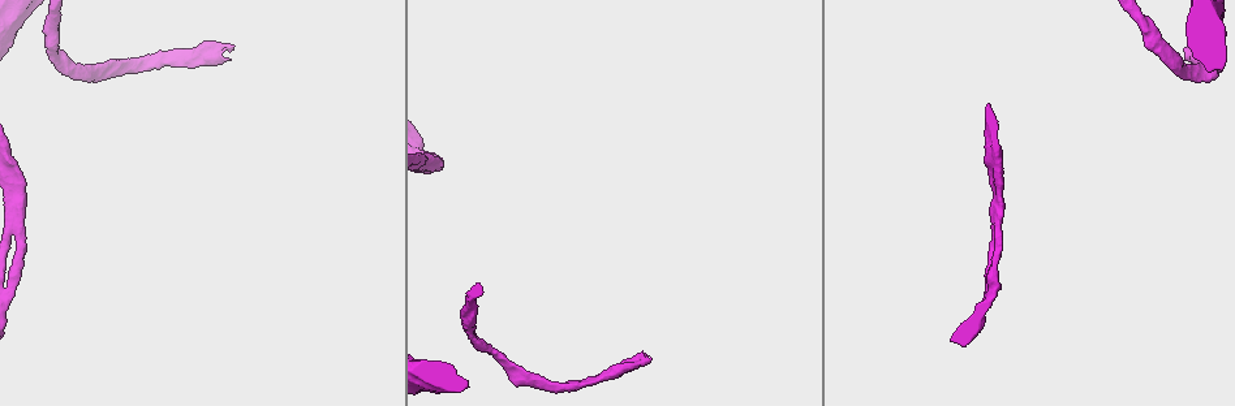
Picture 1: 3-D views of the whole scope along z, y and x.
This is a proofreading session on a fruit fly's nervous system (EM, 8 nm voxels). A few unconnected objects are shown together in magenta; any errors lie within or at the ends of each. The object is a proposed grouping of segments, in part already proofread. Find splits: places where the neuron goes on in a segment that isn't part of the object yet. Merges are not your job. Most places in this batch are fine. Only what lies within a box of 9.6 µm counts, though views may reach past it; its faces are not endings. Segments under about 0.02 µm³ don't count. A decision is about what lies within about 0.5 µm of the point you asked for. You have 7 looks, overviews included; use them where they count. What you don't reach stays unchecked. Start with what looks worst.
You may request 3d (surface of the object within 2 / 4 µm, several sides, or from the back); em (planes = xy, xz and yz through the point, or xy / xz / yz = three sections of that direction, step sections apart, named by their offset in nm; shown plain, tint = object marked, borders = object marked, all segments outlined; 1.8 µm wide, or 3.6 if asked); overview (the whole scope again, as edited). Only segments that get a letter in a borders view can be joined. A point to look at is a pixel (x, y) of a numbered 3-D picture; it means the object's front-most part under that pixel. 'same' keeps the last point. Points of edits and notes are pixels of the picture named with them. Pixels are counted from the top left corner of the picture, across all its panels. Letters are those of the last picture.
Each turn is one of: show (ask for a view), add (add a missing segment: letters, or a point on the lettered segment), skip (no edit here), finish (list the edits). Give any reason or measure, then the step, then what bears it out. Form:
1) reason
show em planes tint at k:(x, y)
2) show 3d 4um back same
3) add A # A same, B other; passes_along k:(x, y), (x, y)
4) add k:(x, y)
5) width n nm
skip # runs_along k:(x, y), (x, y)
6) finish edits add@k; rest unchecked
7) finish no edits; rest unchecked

end of a long branch
show 3d 2um at 1:(230, 44)

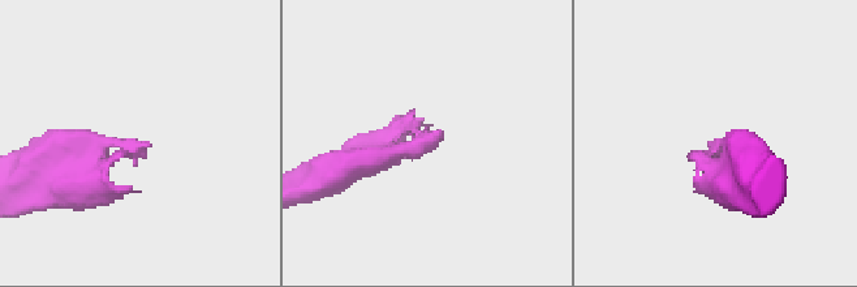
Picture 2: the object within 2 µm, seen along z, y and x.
shape alone is not enough
show em planes borders at 2:(145, 141)

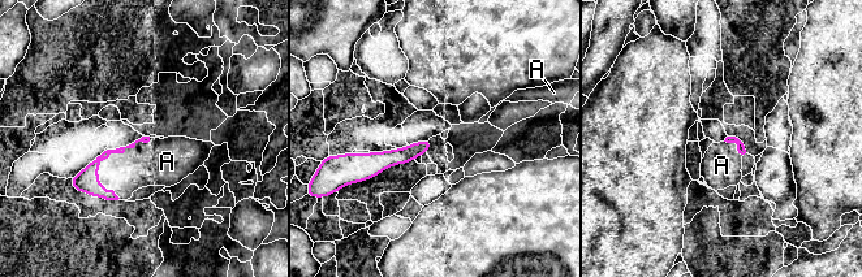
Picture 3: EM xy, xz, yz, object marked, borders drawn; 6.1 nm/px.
longest_contact A 420 nm
add A # A same; passes_along 3:(87, 180), (116, 152), (155, 163); the neuron continues

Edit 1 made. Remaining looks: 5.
three-way junction
show em planes borders at 1:(989, 290)

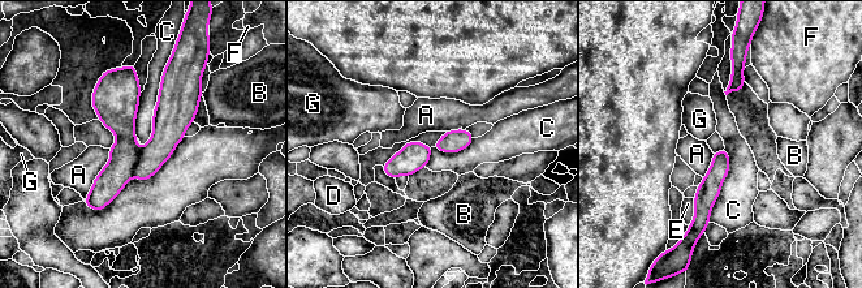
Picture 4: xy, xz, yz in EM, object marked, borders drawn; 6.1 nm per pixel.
skip # A other, B other, C other, D other, E other, F other, G other; runs_along 4:(126, 69), (124, 164), (97, 207); none of them fits

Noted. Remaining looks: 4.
show 3d 2um back at 1:(19, 179)

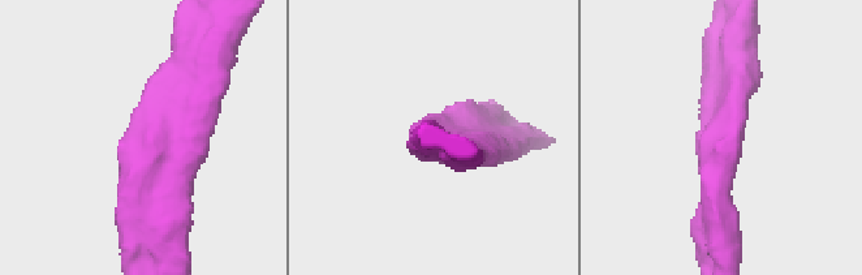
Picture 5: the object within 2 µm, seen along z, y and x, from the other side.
shape alone is not enough
show em xy step 16 borders at 5:(428, 115)

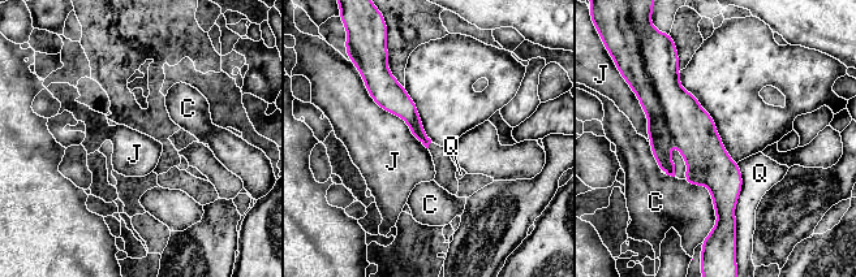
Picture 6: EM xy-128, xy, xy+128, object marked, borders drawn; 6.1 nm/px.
show em planes borders same

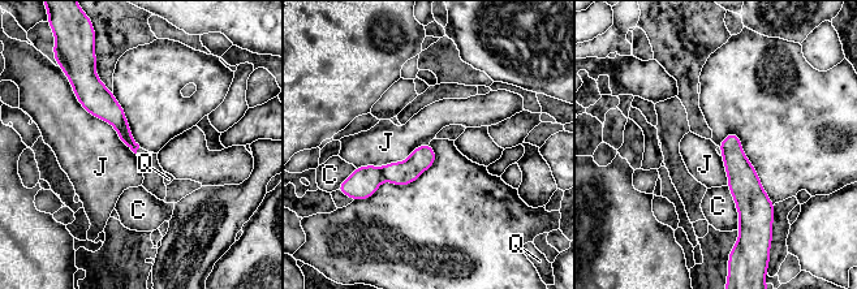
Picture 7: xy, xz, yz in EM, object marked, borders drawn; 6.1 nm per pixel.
longest_contact J 600 nm
skip # C other, J other, Q other; runs_along 7:(732, 136), (748, 219); none of them fits

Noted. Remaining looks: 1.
finish edits add@3; rest unchecked

